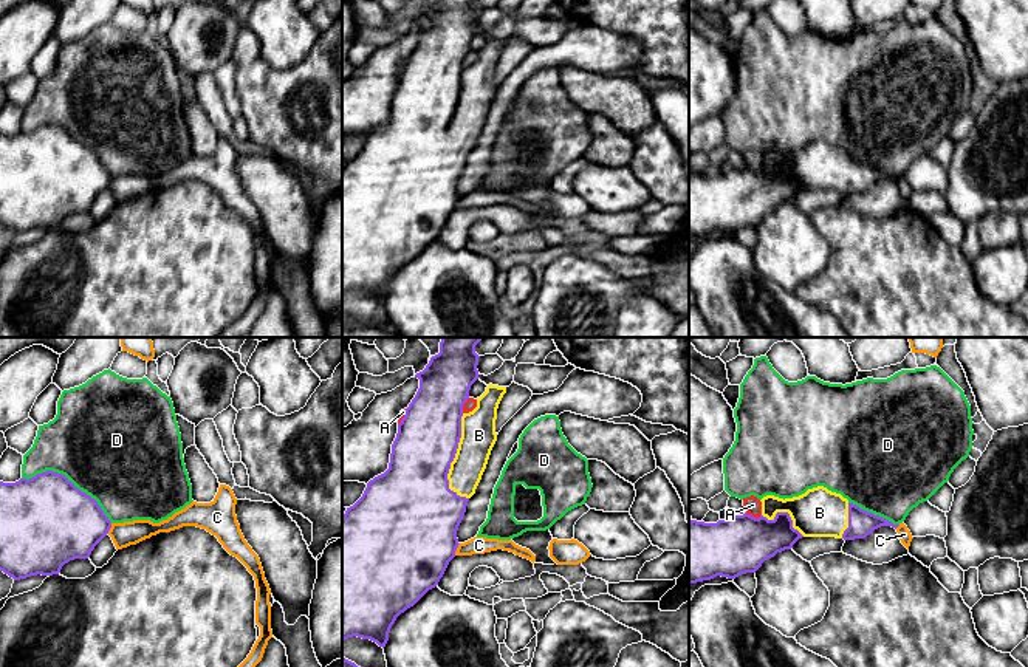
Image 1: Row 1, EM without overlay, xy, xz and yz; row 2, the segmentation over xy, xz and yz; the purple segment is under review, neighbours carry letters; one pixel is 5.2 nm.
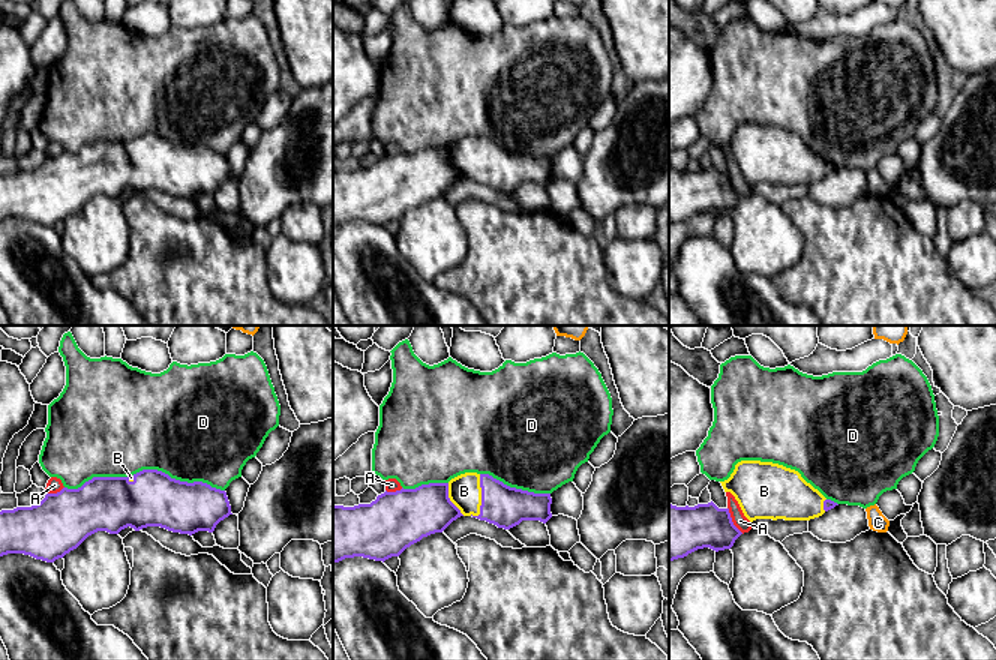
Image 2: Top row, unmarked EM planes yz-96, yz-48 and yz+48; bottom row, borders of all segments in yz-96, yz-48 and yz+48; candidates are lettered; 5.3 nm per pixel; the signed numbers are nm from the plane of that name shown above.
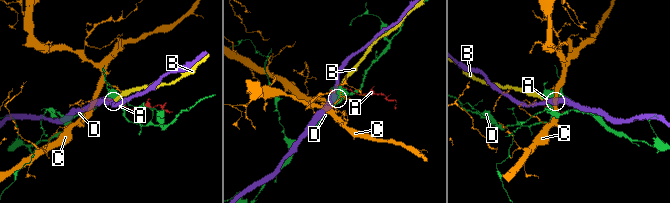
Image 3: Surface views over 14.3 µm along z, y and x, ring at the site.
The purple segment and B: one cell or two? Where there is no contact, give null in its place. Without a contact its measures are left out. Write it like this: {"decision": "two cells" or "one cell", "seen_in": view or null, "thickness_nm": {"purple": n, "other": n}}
{"decision": "one cell", "seen_in": "xz", "thickness_nm": {"purple": 360, "other": 180}}

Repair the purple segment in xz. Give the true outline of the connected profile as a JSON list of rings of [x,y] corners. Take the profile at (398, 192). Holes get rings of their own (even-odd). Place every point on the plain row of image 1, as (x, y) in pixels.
[[[440,0],[440,6],[415,28],[420,42],[398,77],[389,122],[370,133],[362,150],[342,169],[342,294],[358,289],[384,302],[396,271],[438,238],[455,210],[457,184],[497,94],[497,62],[506,46],[506,40],[489,37],[477,51],[477,60],[463,65],[471,39],[478,32],[478,11],[475,0]]]

